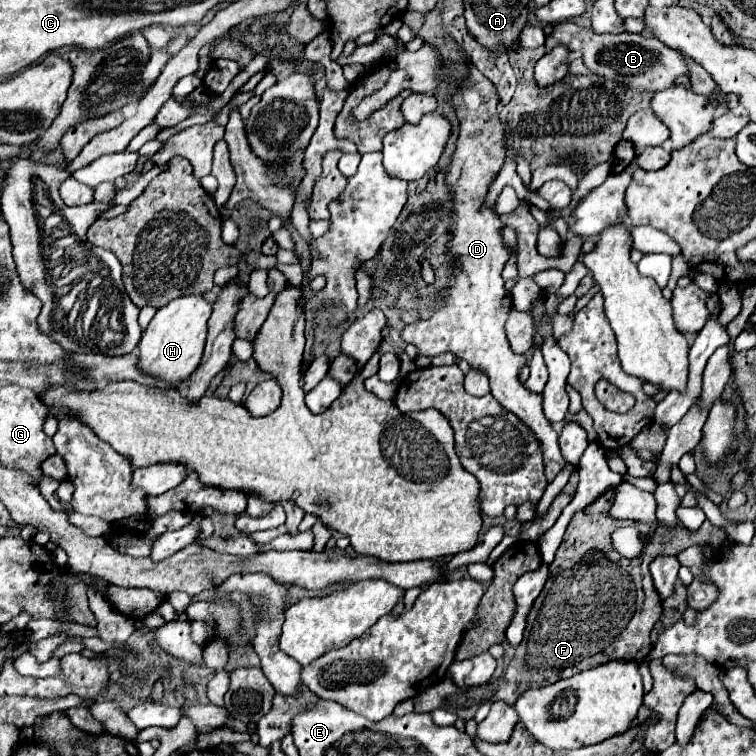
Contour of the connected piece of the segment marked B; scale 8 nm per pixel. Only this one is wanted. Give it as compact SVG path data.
M564 21L564 23L554 25L552 33L548 35L546 51L552 51L556 45L562 45L562 43L566 47L570 47L570 51L580 51L586 67L592 73L604 75L606 79L612 79L612 81L620 81L630 89L662 91L666 87L672 87L676 77L688 75L688 69L686 69L682 55L676 49L666 47L664 43L660 43L654 37L642 37L638 33L596 35L592 29L584 29L576 23Z

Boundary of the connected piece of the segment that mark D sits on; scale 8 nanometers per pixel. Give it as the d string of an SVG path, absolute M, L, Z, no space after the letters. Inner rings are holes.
M468 57L466 63L470 67L470 73L466 81L458 87L458 91L452 95L452 107L460 121L460 133L452 163L446 171L446 183L450 193L454 195L454 213L452 225L448 229L450 239L446 243L446 249L456 265L452 265L452 279L448 283L448 289L432 295L440 303L440 307L436 307L436 313L432 313L432 317L426 321L406 325L402 331L402 339L406 343L414 343L420 355L434 357L440 353L452 353L458 359L468 361L472 369L484 371L484 375L488 375L496 401L534 431L544 455L546 479L554 481L564 463L558 434L550 427L550 421L542 413L542 395L530 393L518 381L518 371L526 365L526 357L512 353L504 333L504 323L512 309L512 299L504 291L504 279L500 277L500 273L512 251L502 239L504 223L494 211L494 205L484 209L488 189L498 177L498 171L502 169L506 159L504 125L498 117L498 95L494 85L470 63ZM470 87L472 97L464 97Z

